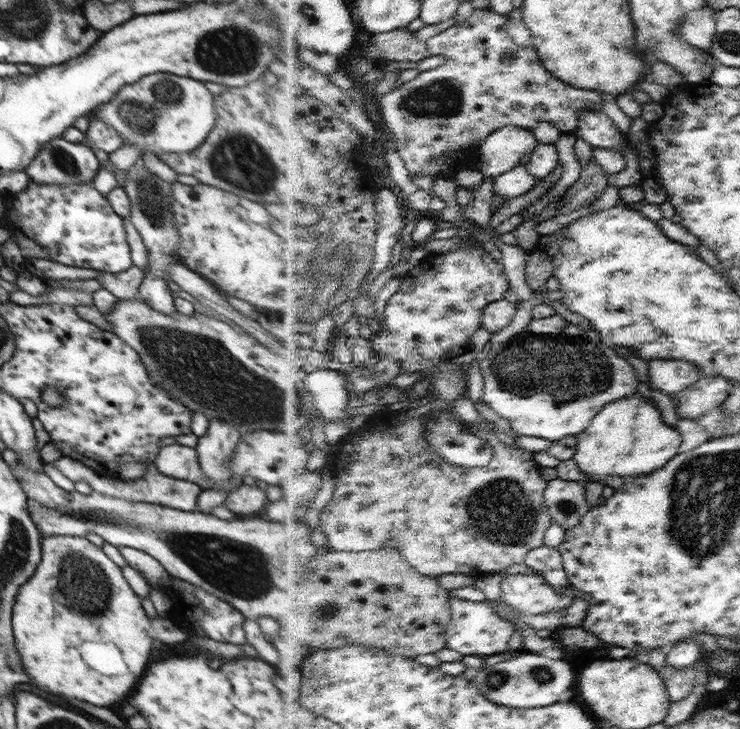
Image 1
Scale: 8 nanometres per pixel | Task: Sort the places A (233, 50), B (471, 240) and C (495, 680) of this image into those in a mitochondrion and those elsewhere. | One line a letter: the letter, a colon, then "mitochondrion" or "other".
A: mitochondrion
B: other
C: mitochondrion

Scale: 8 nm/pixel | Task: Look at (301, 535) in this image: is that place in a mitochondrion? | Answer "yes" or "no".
no

